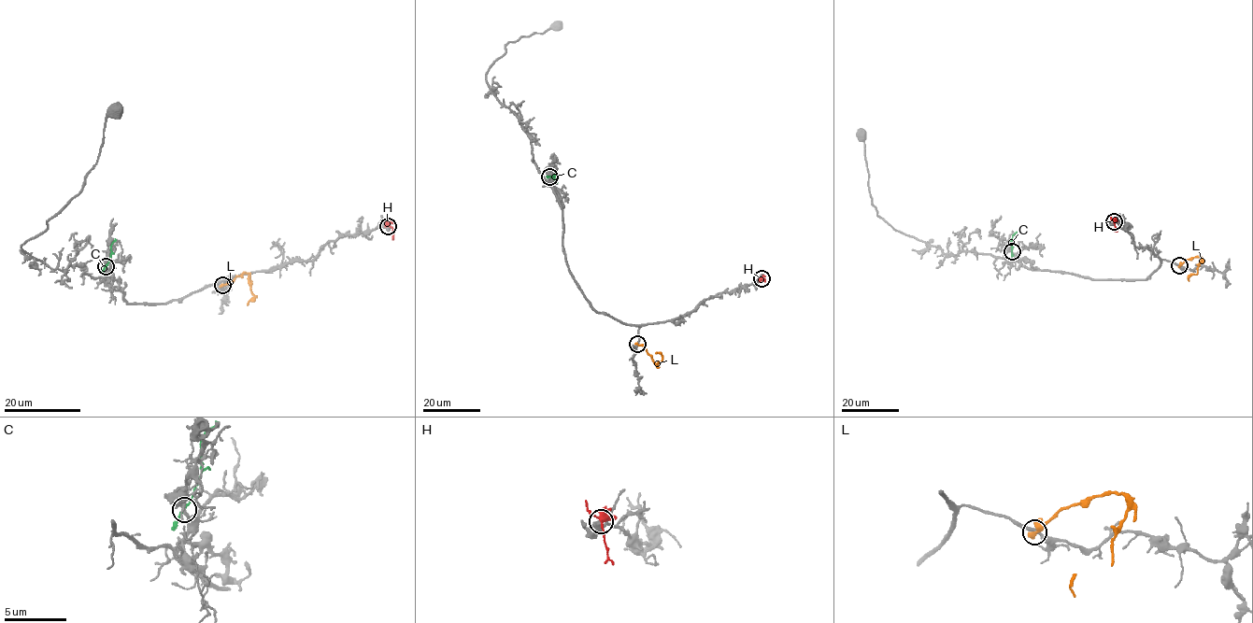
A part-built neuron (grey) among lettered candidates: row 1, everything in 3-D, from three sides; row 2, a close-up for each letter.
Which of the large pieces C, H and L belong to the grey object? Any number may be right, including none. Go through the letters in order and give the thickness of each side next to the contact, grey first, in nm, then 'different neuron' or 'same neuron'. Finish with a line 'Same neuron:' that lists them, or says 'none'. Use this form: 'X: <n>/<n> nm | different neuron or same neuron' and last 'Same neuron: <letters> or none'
C: 280/150 nm | different neuron
H: 440/320 nm | different neuron
L: 240/480 nm | different neuron
Same neuron: none

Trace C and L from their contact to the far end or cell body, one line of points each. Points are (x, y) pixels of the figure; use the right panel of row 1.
C: (1011, 251), (1011, 239), (1018, 231)
L: (1179, 266), (1192, 257), (1201, 258), (1197, 272), (1188, 277), (1188, 281)

